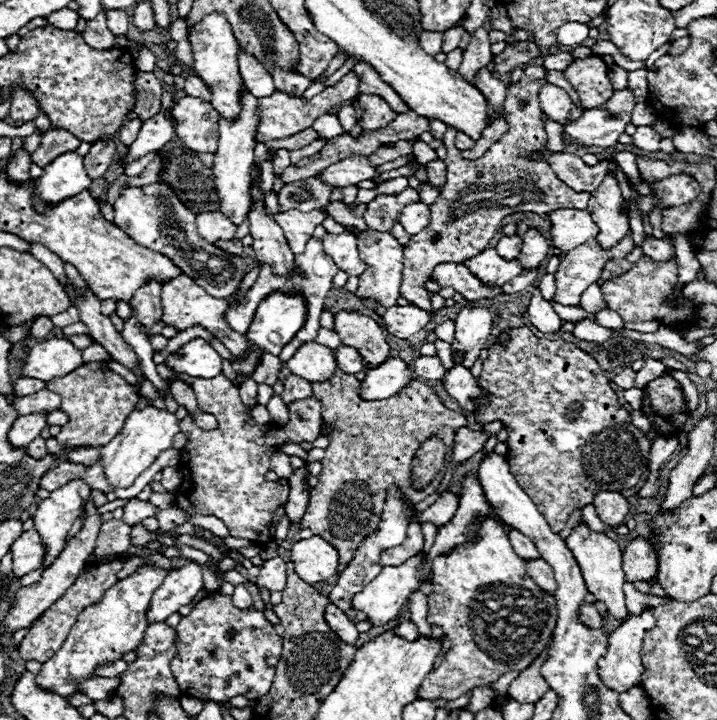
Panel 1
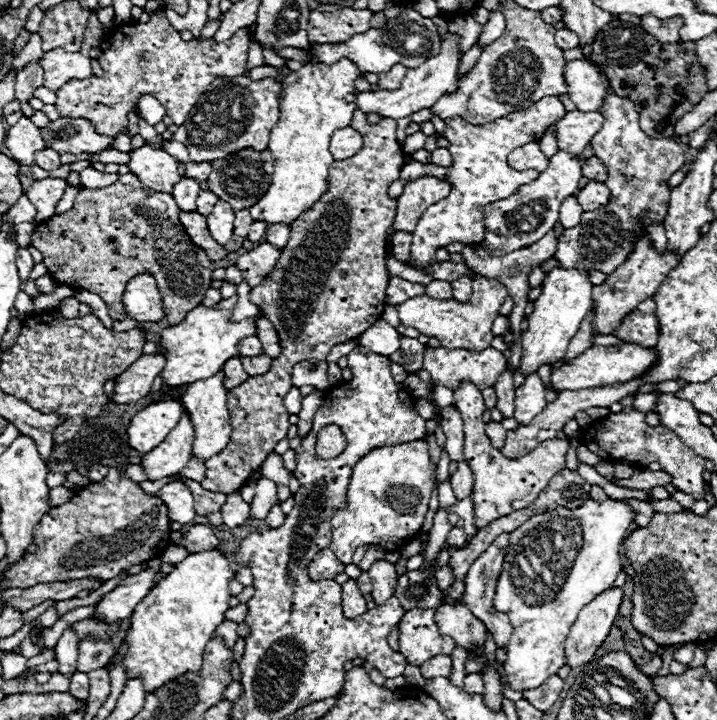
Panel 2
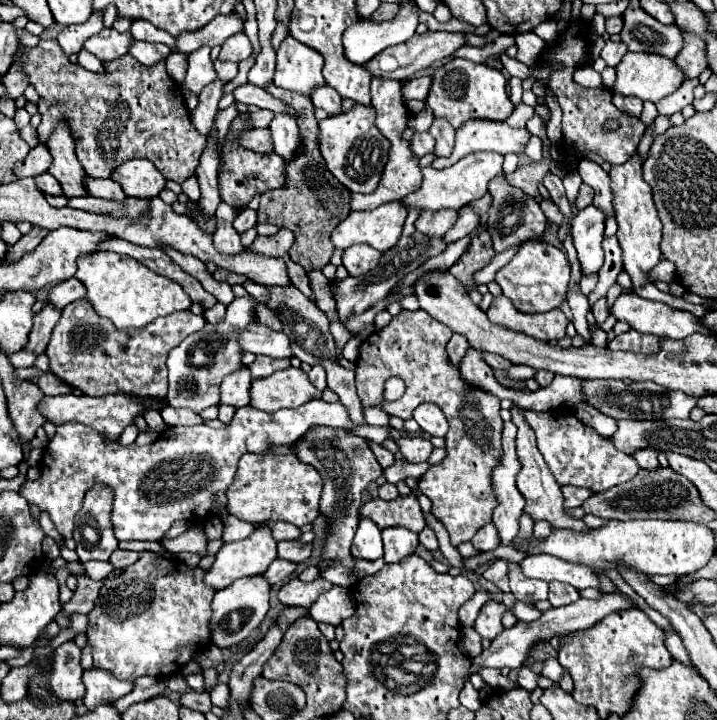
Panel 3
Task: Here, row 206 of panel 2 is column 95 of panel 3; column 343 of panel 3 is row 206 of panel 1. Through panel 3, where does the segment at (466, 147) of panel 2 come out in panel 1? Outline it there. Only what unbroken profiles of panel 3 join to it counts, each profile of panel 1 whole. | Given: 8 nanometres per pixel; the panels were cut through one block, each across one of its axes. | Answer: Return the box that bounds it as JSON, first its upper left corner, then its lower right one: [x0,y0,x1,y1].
[400,202,430,236]

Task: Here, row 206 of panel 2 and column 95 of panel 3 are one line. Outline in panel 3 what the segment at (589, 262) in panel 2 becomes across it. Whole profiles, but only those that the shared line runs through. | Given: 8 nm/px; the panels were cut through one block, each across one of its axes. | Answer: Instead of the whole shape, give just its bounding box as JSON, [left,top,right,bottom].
[88,552,216,680]

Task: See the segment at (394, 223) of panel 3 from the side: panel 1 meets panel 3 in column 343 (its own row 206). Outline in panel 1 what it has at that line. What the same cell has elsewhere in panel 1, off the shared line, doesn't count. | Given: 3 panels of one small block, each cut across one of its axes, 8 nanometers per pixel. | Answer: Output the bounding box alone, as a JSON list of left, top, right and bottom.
[214,84,260,226]

